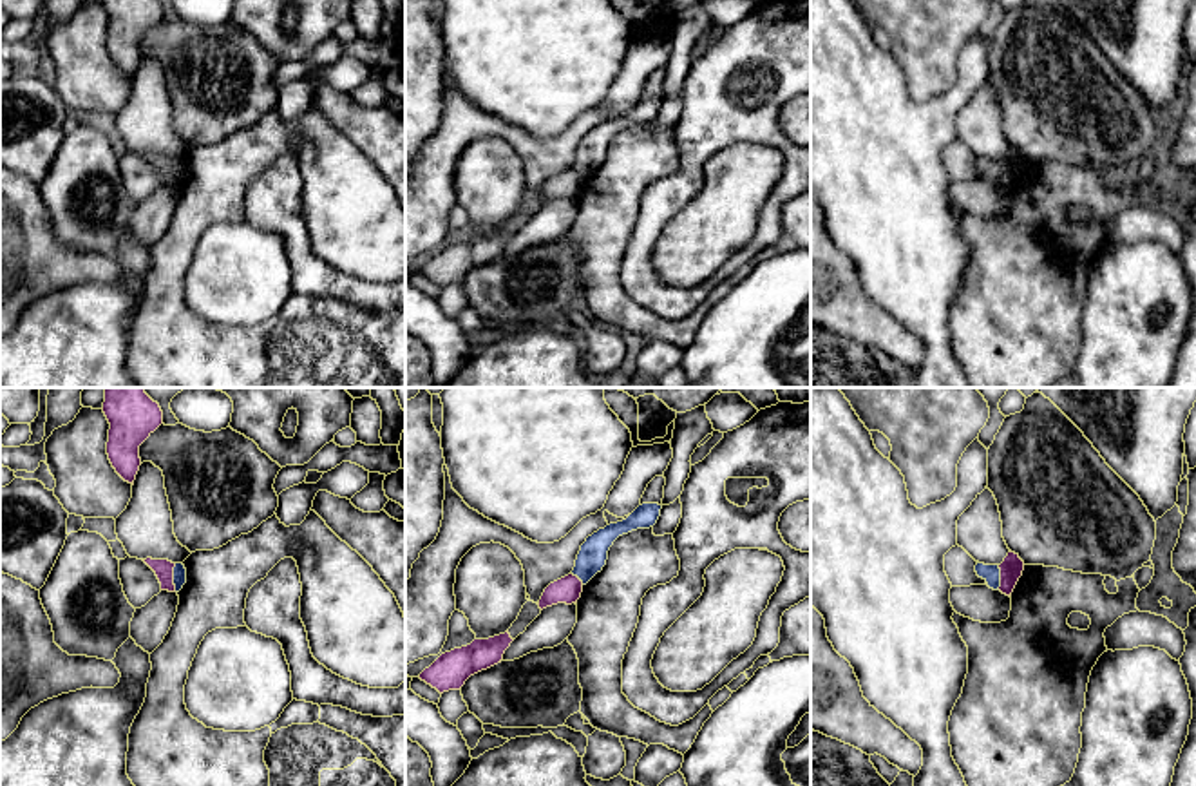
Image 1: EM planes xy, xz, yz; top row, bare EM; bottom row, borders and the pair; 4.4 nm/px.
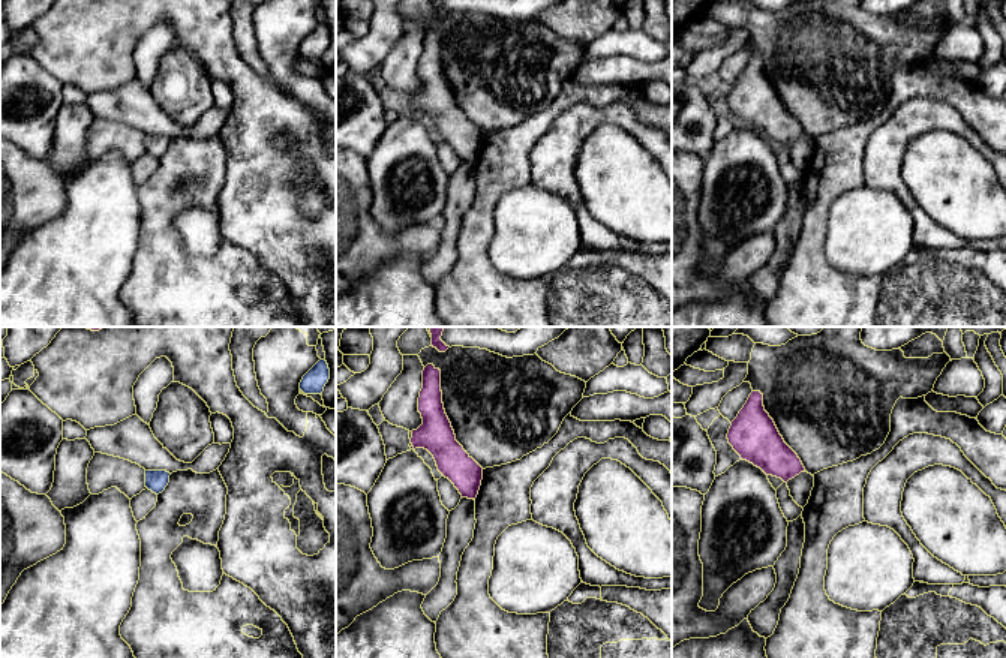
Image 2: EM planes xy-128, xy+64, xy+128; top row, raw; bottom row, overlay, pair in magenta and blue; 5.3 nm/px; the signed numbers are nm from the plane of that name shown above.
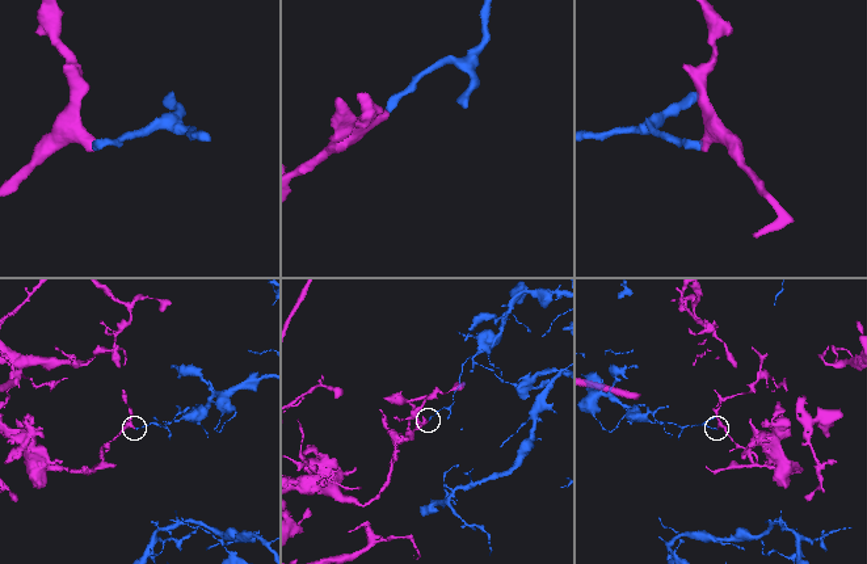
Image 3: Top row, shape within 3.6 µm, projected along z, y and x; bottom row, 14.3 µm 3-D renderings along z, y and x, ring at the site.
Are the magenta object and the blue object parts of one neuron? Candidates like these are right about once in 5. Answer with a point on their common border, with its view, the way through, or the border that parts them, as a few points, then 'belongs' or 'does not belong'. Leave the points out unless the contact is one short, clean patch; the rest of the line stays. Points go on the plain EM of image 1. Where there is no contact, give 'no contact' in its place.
xy (172, 172) | along xy (176, 158), (174, 185) | does not belong

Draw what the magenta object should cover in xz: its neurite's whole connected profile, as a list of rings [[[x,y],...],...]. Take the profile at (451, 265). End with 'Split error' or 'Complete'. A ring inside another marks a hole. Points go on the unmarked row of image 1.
[[[508,225],[489,234],[474,234],[467,241],[441,248],[418,272],[440,288],[460,284],[470,270],[501,257],[512,235]]]. Complete

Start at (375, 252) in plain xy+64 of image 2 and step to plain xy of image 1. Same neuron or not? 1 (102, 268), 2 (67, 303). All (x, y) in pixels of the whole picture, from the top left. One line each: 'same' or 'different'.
1: same
2: different

